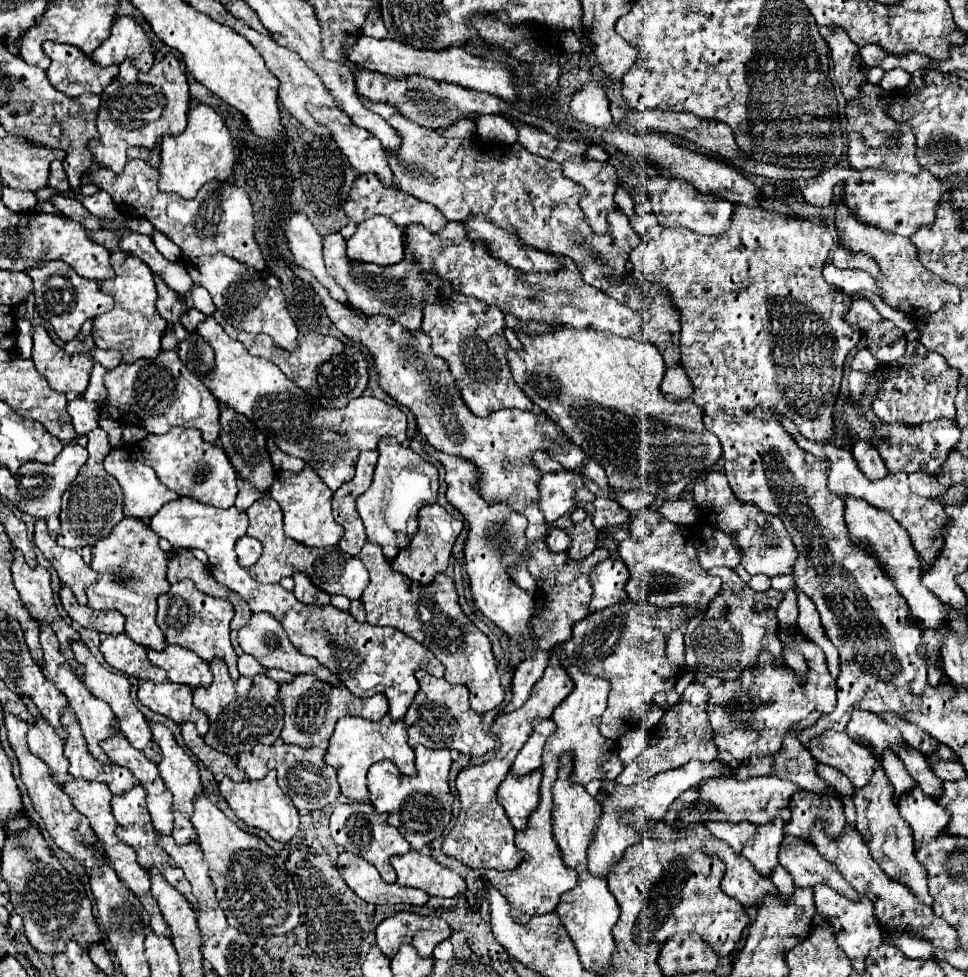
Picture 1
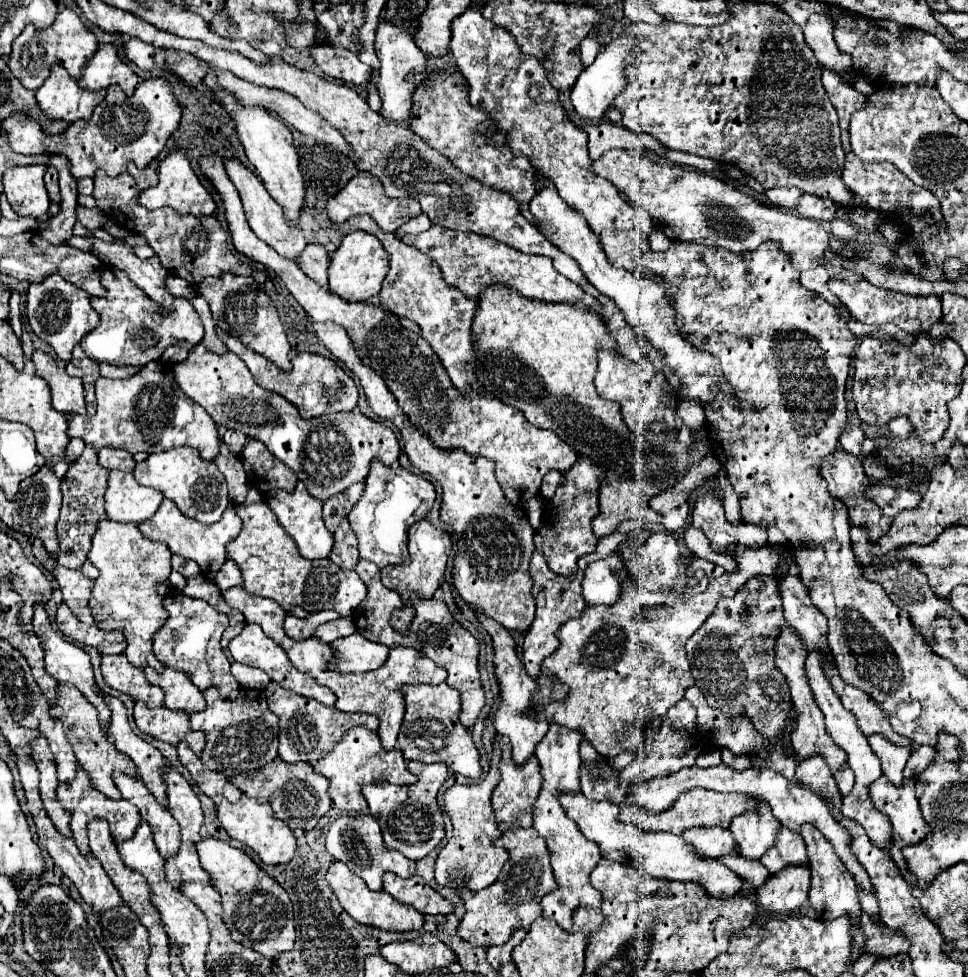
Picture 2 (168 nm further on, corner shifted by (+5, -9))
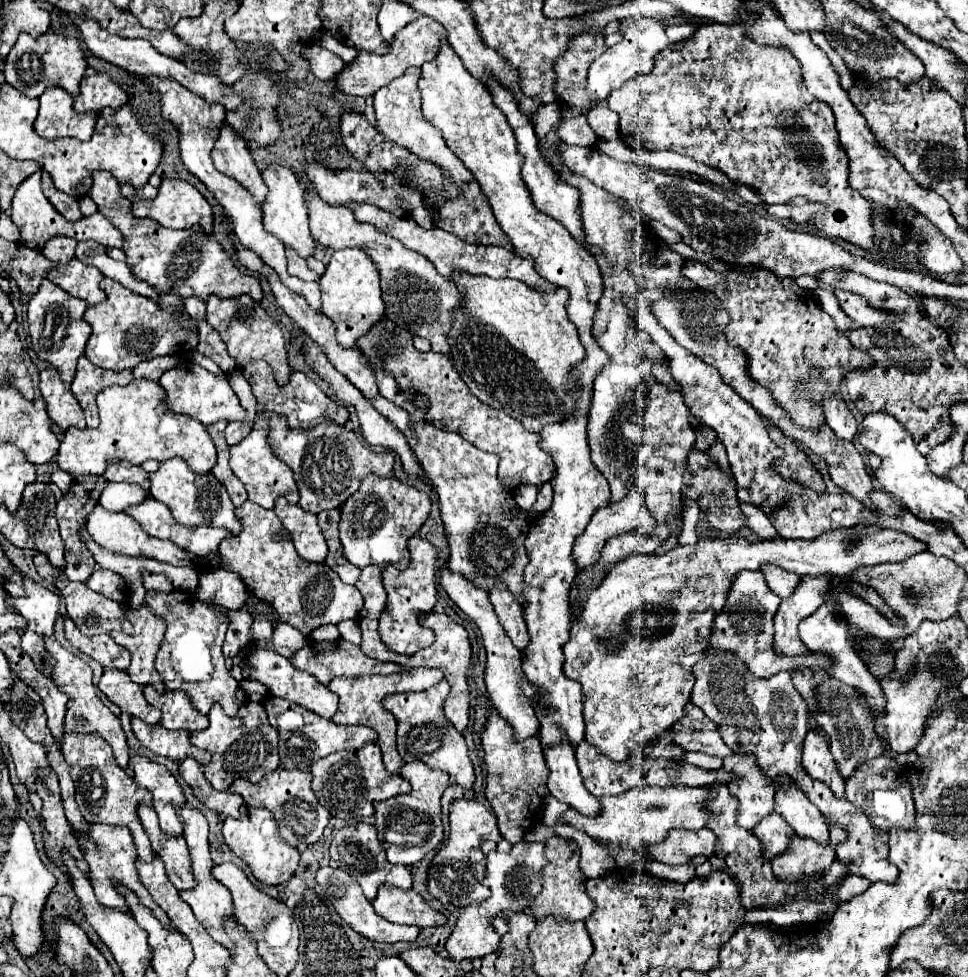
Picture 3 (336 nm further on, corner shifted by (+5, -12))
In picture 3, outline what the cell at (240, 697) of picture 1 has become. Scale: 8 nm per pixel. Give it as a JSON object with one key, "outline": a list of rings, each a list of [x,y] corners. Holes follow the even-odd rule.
{"outline":[[[246,702],[236,718],[226,716],[220,704],[214,704],[214,708],[208,714],[208,720],[210,720],[208,730],[192,732],[190,742],[196,748],[204,748],[212,754],[210,764],[204,766],[204,776],[216,790],[228,790],[230,784],[238,778],[260,782],[264,774],[280,766],[278,732],[268,724],[268,716],[262,702]]]}

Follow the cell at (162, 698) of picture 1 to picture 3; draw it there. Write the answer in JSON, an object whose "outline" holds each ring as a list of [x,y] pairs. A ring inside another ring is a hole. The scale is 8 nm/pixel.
{"outline":[[[132,718],[132,732],[142,746],[146,746],[154,754],[170,758],[174,762],[182,762],[184,758],[194,758],[198,764],[206,766],[210,760],[210,754],[206,750],[194,748],[190,744],[188,732],[166,730],[162,724],[150,726],[150,724],[142,722],[140,718]]]}

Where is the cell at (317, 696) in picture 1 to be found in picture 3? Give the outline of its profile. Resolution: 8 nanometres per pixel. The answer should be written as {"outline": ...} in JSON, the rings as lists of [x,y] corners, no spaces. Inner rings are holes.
{"outline":[[[266,696],[264,708],[268,712],[268,722],[280,732],[280,762],[286,770],[310,770],[312,762],[338,752],[338,750],[358,750],[366,742],[376,742],[376,732],[366,726],[336,726],[330,720],[316,716],[314,712],[296,706],[284,698]]]}

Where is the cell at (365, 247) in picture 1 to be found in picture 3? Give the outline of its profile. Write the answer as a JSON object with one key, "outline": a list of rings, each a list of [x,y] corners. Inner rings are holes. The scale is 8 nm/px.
{"outline":[[[346,248],[332,254],[324,276],[320,278],[322,312],[336,324],[336,340],[342,348],[354,348],[356,340],[364,336],[372,324],[384,316],[384,302],[380,292],[380,276],[372,260],[360,248]]]}

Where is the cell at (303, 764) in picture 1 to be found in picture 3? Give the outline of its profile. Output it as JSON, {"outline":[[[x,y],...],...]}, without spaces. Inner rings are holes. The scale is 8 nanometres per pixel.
{"outline":[[[278,768],[278,770],[270,772],[268,776],[264,776],[258,784],[252,784],[248,780],[236,780],[230,786],[230,792],[240,794],[248,806],[270,810],[280,826],[280,836],[284,838],[284,842],[296,848],[302,842],[316,844],[328,824],[328,818],[330,818],[328,810],[318,804],[314,792],[310,788],[310,782],[312,782],[310,772]]]}

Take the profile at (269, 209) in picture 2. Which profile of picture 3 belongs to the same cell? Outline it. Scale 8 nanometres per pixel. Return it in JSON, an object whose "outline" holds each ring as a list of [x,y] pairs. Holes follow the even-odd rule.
{"outline":[[[222,124],[220,136],[216,138],[216,144],[212,148],[212,160],[216,170],[240,182],[262,206],[262,202],[266,200],[268,188],[262,180],[258,166],[252,160],[252,154],[246,142],[232,130],[232,126]]]}

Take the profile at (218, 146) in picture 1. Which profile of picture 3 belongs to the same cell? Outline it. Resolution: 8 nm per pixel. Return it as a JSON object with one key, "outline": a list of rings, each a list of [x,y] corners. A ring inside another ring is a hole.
{"outline":[[[162,180],[158,188],[158,196],[154,200],[138,200],[132,204],[132,214],[136,218],[152,218],[164,228],[192,228],[202,226],[206,234],[212,232],[212,208],[206,198],[184,180]]]}

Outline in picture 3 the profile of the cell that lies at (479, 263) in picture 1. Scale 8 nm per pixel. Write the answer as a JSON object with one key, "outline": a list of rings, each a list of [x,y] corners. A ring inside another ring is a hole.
{"outline":[[[346,204],[346,208],[352,208],[356,220],[360,220],[362,224],[364,222],[372,224],[380,232],[390,234],[392,238],[402,242],[408,250],[422,252],[422,256],[426,256],[436,266],[436,270],[446,278],[450,278],[454,270],[464,270],[464,272],[470,272],[470,274],[484,274],[484,276],[490,276],[490,278],[516,278],[516,280],[520,280],[520,282],[524,282],[524,284],[528,284],[530,288],[536,288],[536,290],[554,290],[556,288],[536,272],[532,260],[520,258],[520,256],[508,252],[506,248],[466,242],[466,240],[462,240],[462,238],[458,238],[450,232],[444,232],[440,228],[426,230],[426,228],[418,226],[412,218],[392,216],[390,212],[384,212],[376,206],[372,206],[372,204]]]}

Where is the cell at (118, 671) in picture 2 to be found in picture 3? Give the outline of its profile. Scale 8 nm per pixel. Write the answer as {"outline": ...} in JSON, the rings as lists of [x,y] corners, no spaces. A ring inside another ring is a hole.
{"outline":[[[106,670],[98,682],[98,688],[104,692],[104,696],[126,710],[130,716],[140,718],[148,724],[160,722],[160,712],[150,706],[142,696],[142,686],[130,680],[130,676],[122,670]]]}

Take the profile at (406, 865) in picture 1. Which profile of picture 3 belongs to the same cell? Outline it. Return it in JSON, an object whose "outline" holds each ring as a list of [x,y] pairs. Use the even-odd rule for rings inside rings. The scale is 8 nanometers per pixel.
{"outline":[[[378,888],[378,896],[372,900],[376,914],[396,924],[410,924],[418,928],[428,926],[444,926],[446,918],[432,910],[418,892],[414,890],[398,890],[398,888]]]}

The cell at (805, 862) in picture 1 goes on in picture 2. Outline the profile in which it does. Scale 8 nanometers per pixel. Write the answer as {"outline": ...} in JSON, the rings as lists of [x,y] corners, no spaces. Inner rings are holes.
{"outline":[[[784,827],[776,835],[776,845],[772,849],[768,849],[760,861],[772,875],[780,873],[780,869],[786,869],[788,865],[810,867],[806,845],[804,845],[802,837]]]}

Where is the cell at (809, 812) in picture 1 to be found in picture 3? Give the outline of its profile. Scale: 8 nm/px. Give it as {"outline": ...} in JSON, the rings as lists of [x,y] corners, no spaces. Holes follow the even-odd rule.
{"outline":[[[808,730],[804,738],[802,764],[812,778],[828,784],[836,798],[844,798],[844,778],[836,768],[836,760],[832,760],[832,752],[824,736],[816,736],[816,732]]]}

